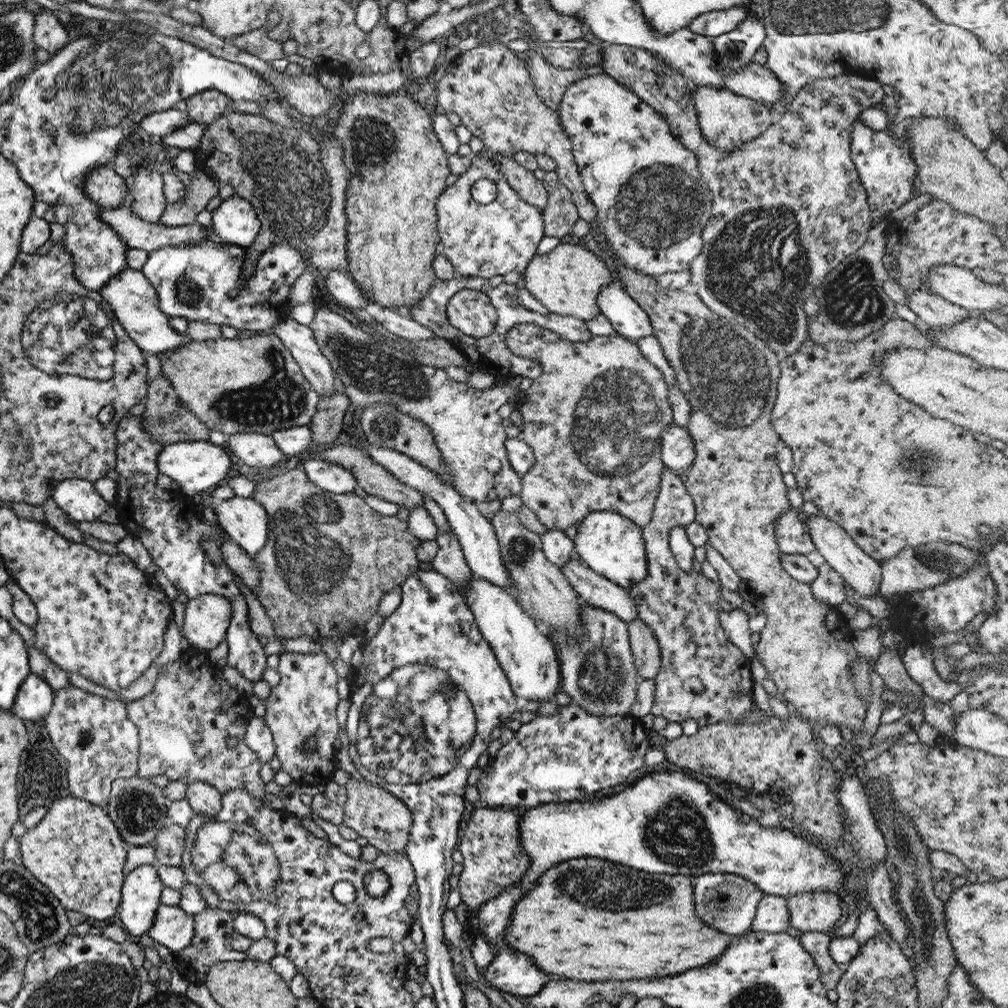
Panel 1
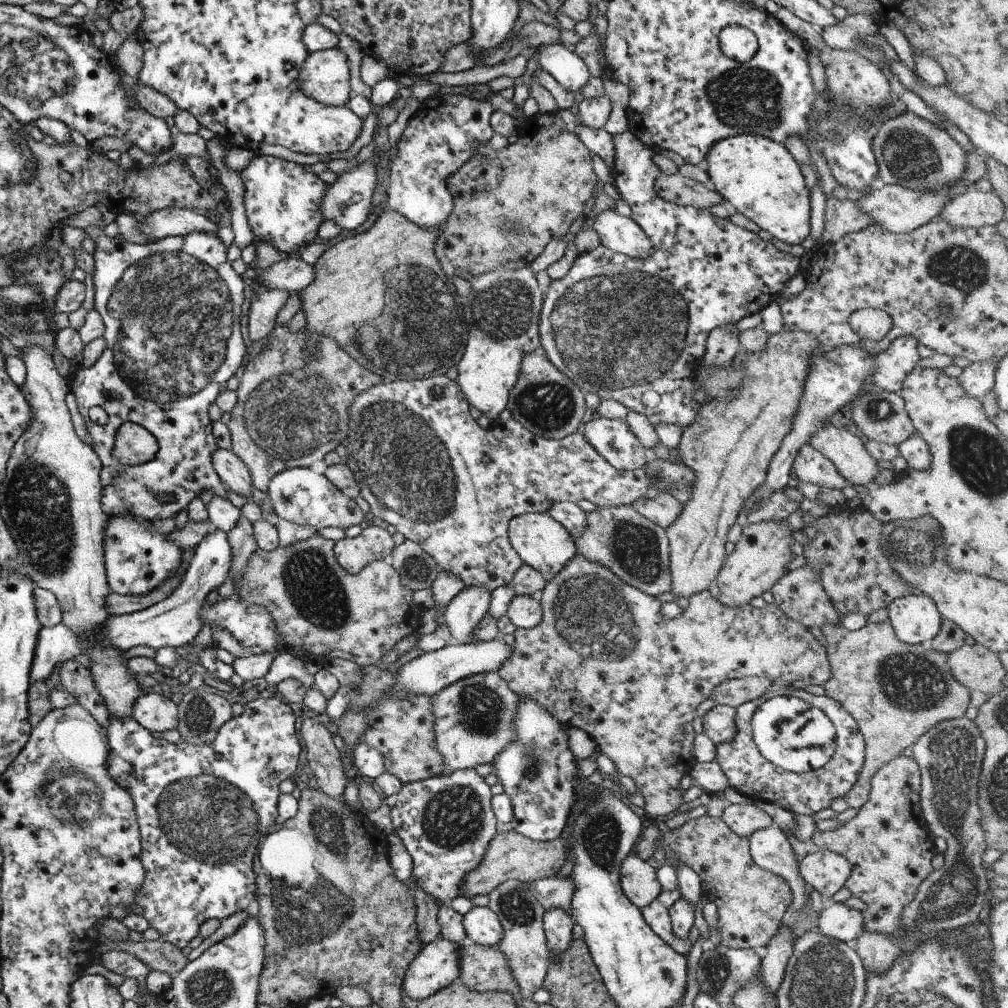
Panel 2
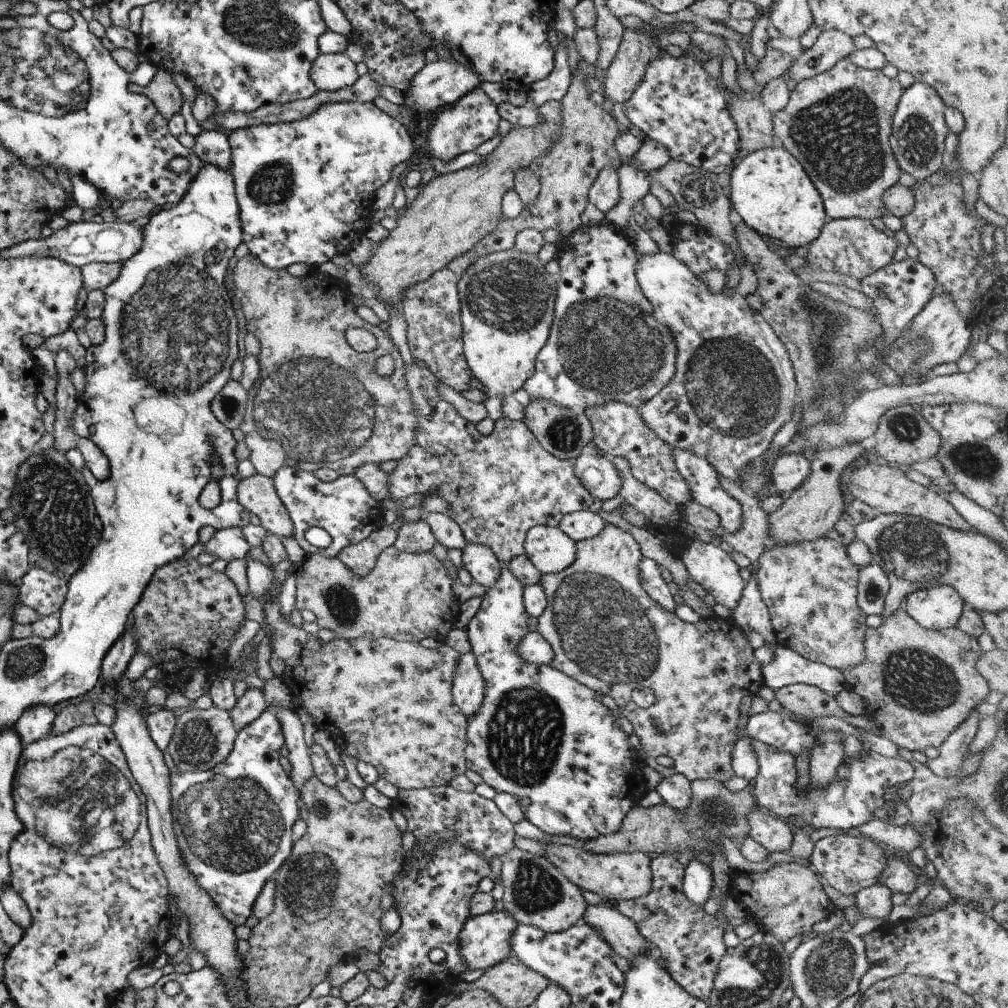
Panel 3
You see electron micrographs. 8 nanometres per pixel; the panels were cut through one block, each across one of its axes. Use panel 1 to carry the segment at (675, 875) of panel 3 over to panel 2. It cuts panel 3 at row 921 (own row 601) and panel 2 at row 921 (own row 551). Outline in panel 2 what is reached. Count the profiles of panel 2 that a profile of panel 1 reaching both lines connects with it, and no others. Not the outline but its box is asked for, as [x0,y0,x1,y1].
[640,888,692,955]

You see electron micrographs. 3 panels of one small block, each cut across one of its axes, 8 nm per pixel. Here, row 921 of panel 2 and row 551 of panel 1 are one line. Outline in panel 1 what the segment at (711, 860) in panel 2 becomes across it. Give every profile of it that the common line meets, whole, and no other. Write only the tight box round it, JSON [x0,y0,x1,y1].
[613,258,867,734]

